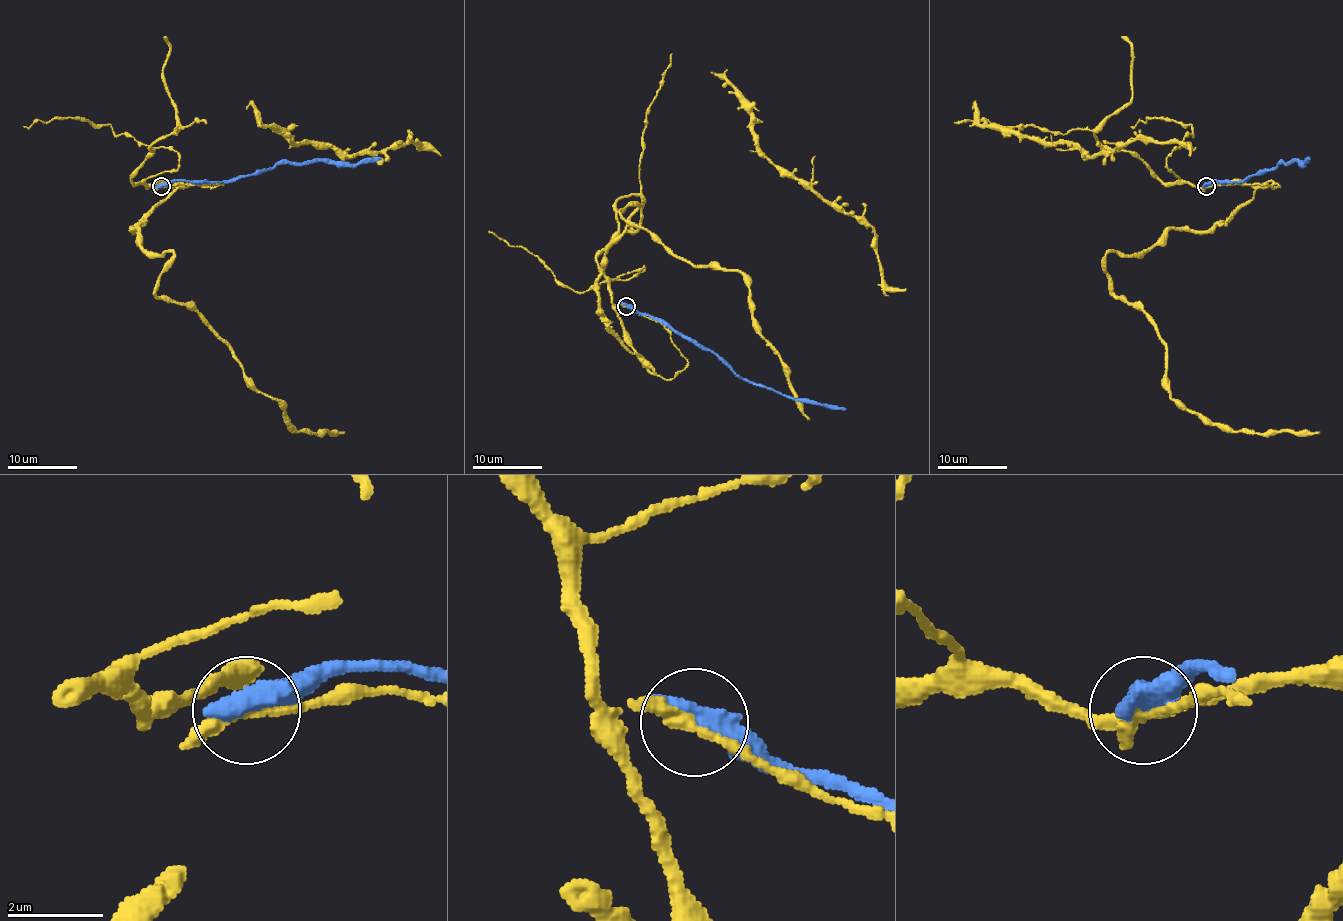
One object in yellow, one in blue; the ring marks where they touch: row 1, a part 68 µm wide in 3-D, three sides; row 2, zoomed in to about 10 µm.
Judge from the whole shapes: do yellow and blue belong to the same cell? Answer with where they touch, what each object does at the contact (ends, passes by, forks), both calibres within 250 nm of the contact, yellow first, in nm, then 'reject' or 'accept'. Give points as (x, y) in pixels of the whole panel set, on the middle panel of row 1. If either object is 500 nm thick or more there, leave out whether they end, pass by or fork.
place (626, 306); calibres 240 and 550 nm; reject

